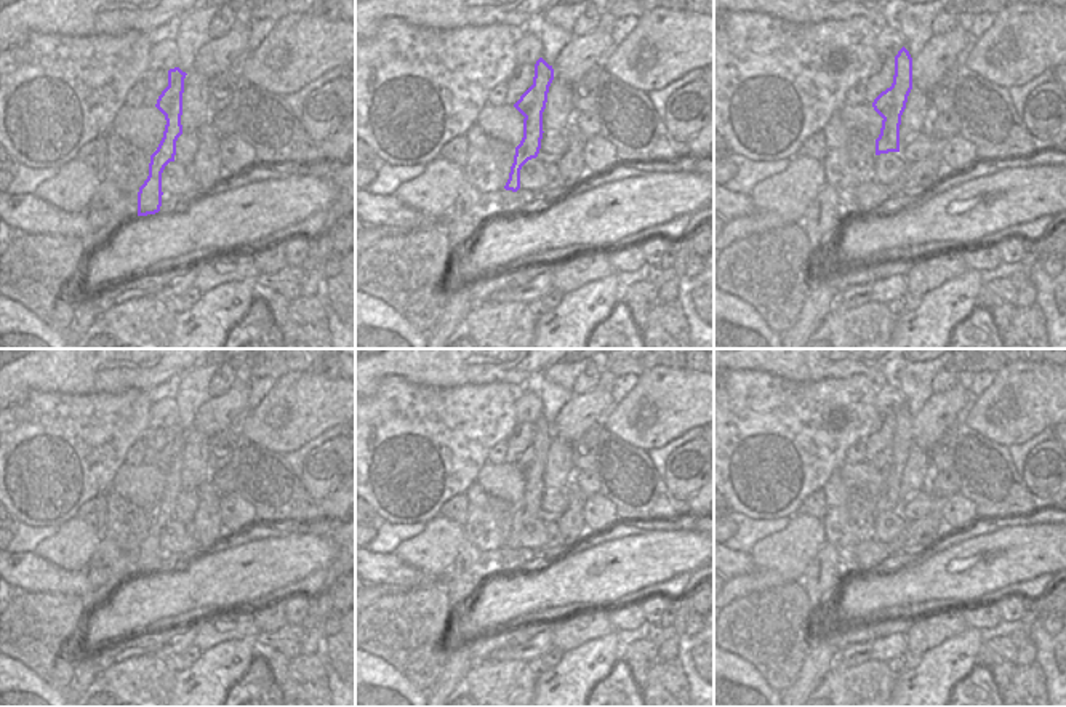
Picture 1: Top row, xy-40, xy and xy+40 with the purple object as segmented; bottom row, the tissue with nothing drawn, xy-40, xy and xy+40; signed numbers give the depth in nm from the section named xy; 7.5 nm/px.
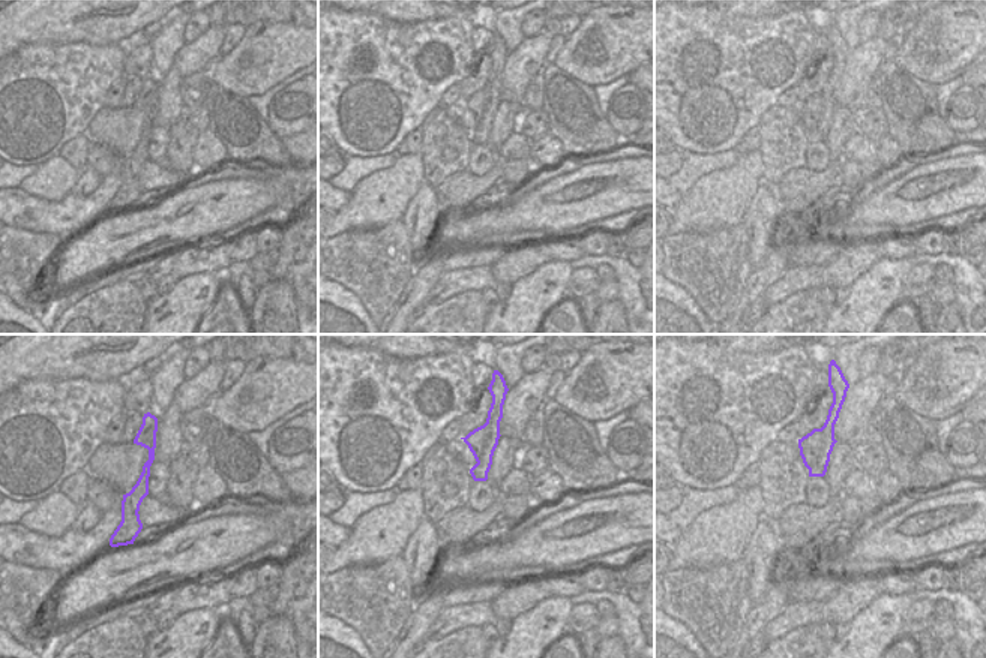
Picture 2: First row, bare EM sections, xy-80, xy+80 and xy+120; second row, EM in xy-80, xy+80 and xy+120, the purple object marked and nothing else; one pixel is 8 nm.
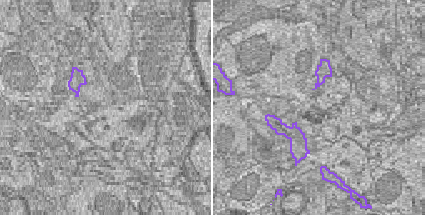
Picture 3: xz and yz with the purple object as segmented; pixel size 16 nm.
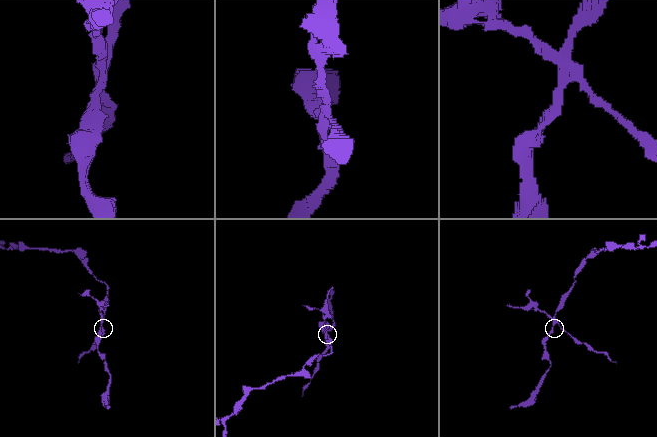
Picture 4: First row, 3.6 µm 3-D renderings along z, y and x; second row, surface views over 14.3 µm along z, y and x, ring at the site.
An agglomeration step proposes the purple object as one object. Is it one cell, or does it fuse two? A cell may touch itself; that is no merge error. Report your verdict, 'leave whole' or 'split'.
split

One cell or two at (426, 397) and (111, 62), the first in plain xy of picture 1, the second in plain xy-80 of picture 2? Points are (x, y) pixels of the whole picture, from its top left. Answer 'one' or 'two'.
one

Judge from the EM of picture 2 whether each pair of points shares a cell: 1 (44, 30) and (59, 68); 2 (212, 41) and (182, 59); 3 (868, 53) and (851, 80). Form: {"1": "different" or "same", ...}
{"1": "different", "2": "same", "3": "same"}

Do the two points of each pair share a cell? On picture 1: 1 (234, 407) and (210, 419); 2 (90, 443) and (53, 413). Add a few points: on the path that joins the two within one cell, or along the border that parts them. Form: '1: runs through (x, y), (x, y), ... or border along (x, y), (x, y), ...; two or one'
1: runs through (228, 407), (216, 415); one
2: runs through (80, 440), (63, 423); one

